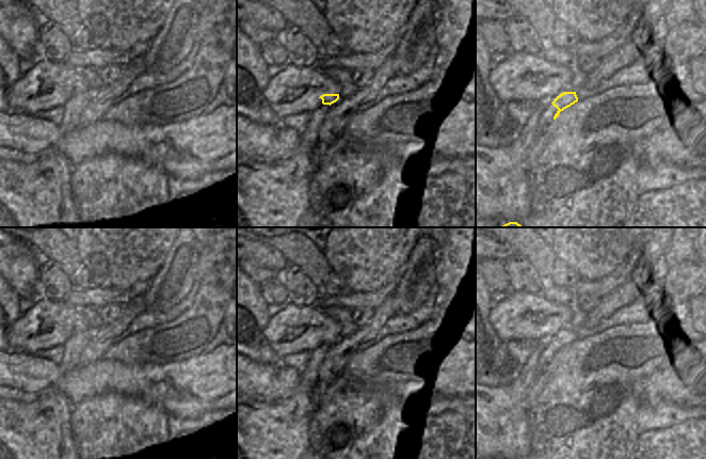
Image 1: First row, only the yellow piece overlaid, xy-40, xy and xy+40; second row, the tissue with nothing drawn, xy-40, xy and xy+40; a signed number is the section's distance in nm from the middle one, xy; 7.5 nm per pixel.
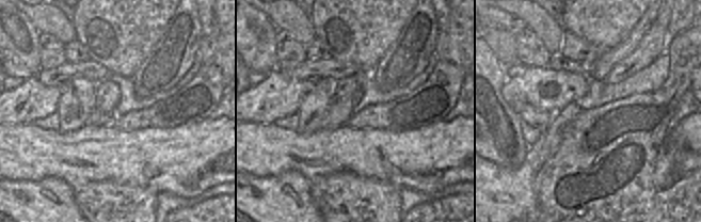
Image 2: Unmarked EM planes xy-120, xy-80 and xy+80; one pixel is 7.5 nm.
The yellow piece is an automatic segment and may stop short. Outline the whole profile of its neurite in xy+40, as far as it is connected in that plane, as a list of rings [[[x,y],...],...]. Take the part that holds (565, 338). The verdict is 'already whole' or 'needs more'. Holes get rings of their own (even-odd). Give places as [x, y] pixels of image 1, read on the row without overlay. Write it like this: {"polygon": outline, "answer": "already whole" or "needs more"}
{"polygon": [[[564,331],[557,335],[551,343],[558,350],[545,368],[548,373],[548,383],[542,390],[543,395],[549,395],[550,397],[569,373],[572,358],[575,357],[585,344],[583,341],[578,339],[576,331]]], "answer": "needs more"}

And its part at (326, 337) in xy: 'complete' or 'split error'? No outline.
split error

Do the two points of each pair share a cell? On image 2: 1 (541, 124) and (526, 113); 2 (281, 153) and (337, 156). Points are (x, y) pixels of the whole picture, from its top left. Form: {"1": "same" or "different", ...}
{"1": "same", "2": "same"}

